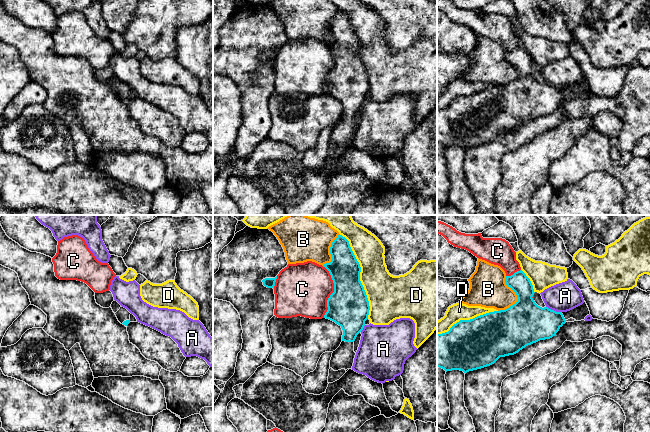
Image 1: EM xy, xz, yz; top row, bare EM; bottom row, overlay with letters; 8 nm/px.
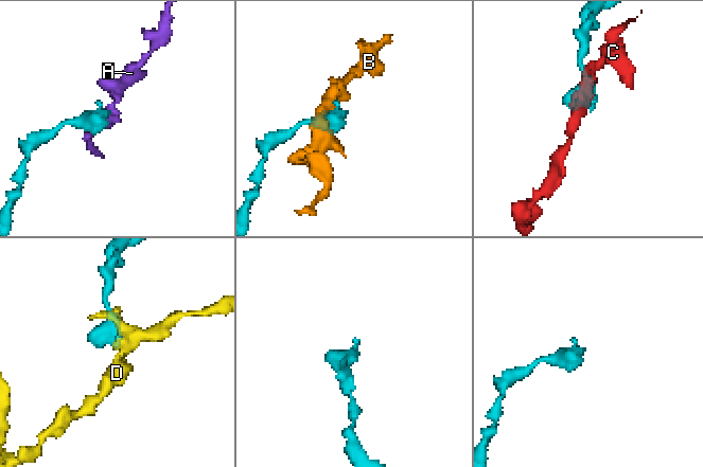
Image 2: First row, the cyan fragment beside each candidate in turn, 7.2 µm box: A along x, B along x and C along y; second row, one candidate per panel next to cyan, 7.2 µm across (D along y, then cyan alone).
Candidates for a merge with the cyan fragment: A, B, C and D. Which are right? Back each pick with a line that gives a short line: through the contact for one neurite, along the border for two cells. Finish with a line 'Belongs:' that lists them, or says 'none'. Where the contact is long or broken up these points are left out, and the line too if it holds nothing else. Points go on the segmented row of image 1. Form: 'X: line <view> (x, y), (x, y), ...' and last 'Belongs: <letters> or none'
Belongs: none

